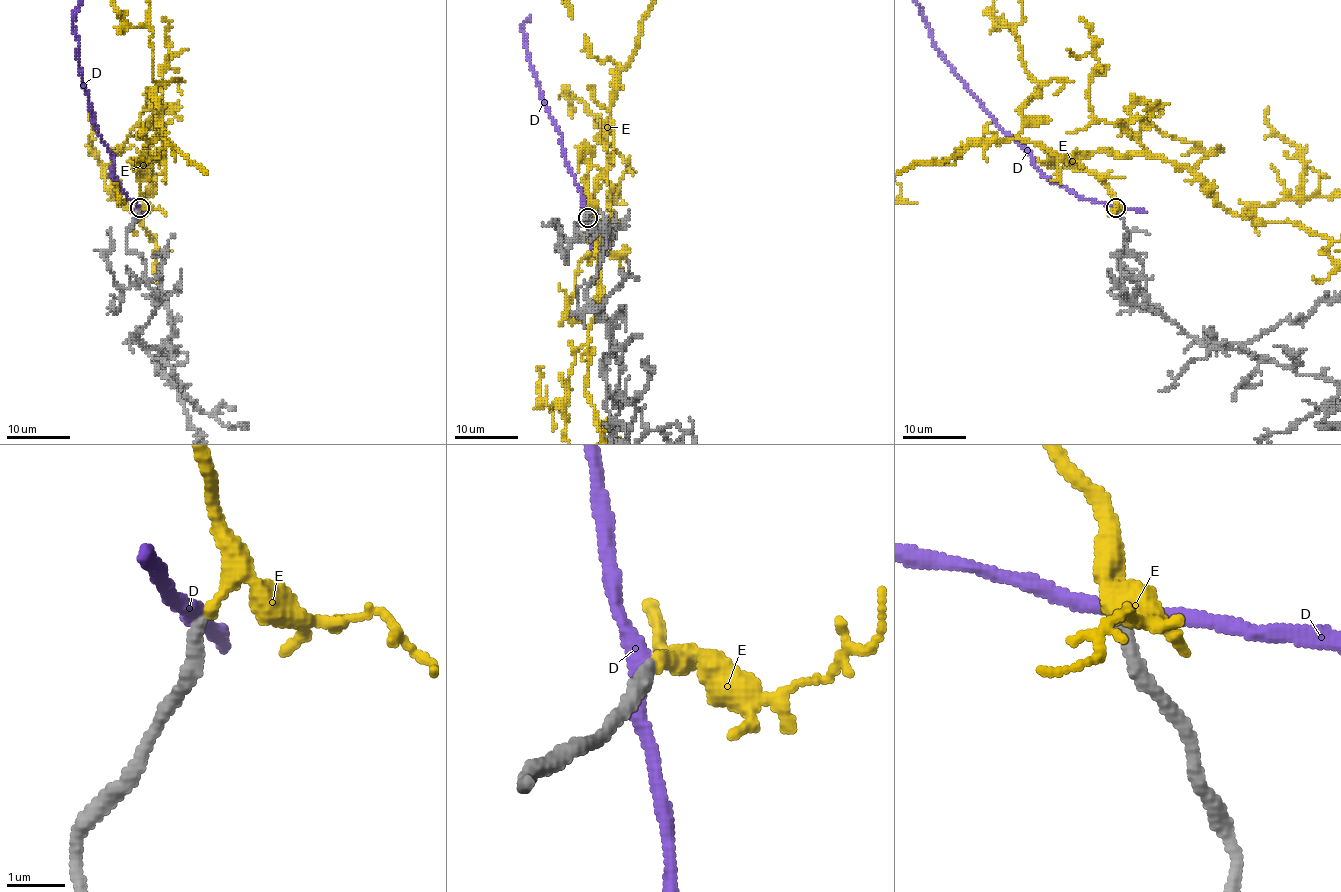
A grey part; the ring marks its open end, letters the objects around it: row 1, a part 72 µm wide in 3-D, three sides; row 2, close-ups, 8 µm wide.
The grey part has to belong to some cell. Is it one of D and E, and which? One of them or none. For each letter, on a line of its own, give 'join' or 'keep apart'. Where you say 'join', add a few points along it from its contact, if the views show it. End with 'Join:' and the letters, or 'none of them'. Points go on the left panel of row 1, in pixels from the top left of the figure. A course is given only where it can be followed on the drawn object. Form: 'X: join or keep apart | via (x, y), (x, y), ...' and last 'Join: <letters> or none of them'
D: keep apart
E: join
Join: E

